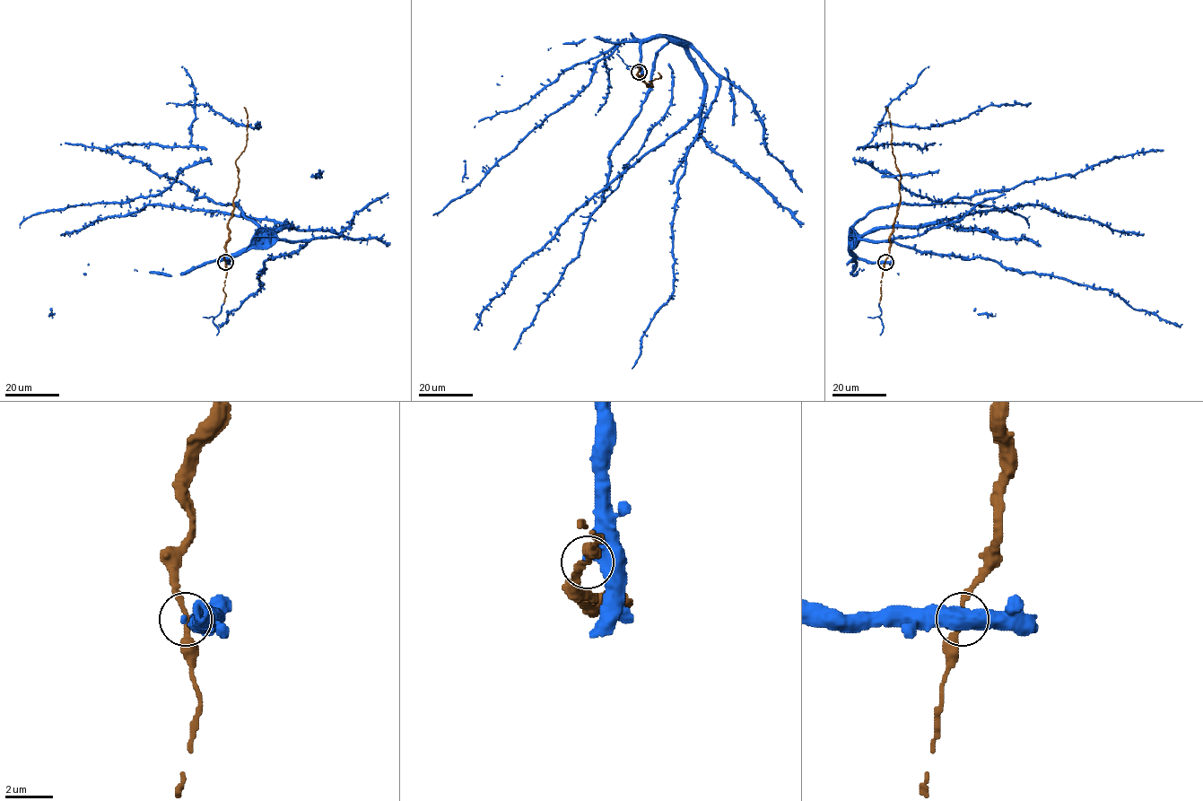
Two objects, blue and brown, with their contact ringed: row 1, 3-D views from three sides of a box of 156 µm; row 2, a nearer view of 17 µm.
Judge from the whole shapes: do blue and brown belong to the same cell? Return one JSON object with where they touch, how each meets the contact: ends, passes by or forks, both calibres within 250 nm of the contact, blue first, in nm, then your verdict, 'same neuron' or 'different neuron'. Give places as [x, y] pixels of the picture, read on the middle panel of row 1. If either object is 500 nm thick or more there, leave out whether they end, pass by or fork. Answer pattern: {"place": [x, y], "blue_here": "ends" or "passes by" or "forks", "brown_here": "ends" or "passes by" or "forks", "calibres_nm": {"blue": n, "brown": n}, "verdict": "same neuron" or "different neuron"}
{"place": [639, 72], "blue_here": "ends", "brown_here": "passes by", "calibres_nm": {"blue": 280, "brown": 220}, "verdict": "same neuron"}

